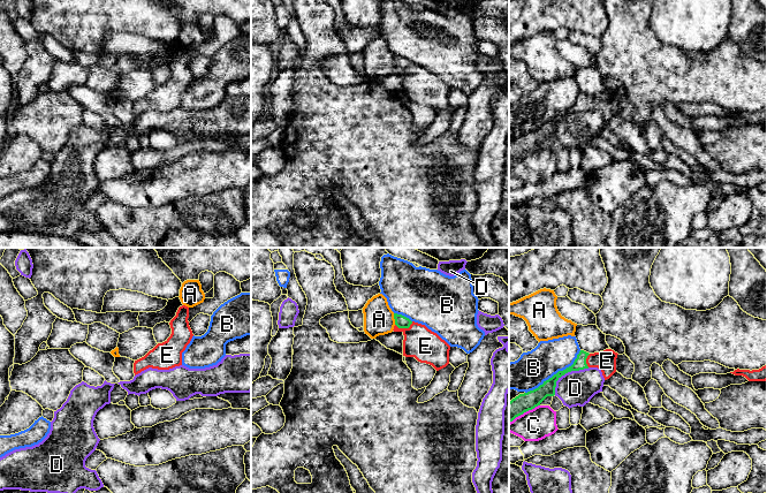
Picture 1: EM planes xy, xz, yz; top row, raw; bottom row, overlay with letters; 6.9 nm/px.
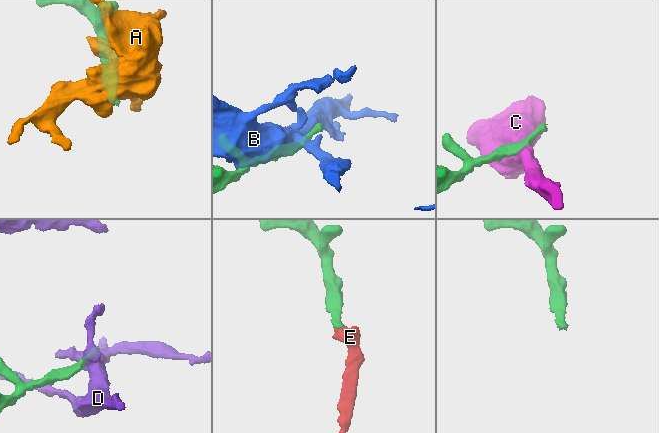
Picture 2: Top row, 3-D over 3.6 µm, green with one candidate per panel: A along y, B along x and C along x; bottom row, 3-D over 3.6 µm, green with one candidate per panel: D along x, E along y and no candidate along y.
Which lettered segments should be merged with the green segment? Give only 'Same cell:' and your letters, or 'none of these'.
Same cell: E

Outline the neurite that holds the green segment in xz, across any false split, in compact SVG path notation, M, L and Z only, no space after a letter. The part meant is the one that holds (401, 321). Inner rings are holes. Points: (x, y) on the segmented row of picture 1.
M394 313L394 332L402 332L403 356L415 357L420 363L432 365L436 371L449 364L450 346L425 325Z

